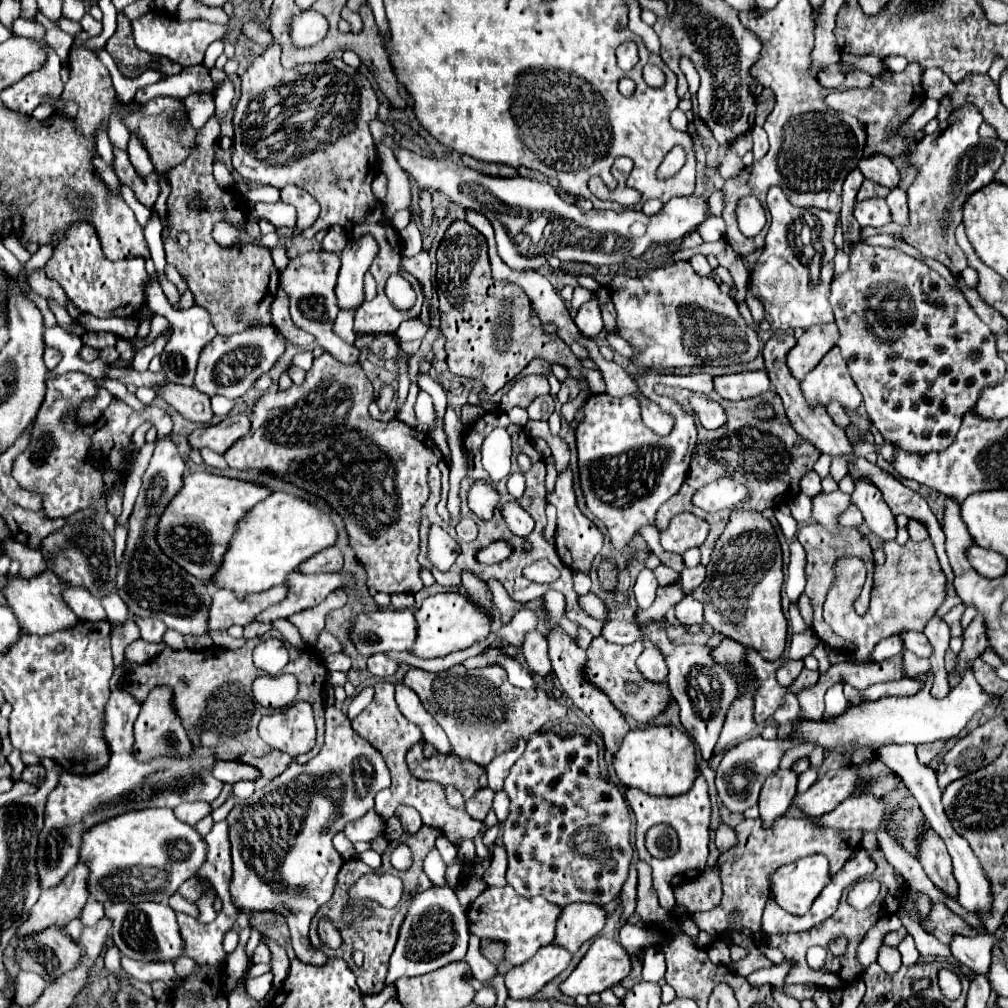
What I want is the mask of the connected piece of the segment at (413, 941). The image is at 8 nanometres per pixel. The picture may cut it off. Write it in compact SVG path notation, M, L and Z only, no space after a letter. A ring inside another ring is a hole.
M430 887L416 893L398 931L386 985L394 985L394 981L402 975L424 975L448 963L462 961L468 949L468 925L464 921L464 913L466 909L458 903L450 887Z

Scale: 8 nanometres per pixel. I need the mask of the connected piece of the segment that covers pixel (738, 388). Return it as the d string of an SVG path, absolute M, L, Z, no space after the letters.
M764 369L744 371L744 373L714 377L714 389L722 399L742 401L742 399L750 399L766 393L770 389L770 381Z

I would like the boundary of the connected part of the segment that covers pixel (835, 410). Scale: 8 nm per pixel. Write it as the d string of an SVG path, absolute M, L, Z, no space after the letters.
M828 405L826 411L828 411L828 415L834 419L834 423L836 423L838 427L842 427L842 429L848 429L848 427L850 427L850 419L848 419L846 411L840 409L840 405Z

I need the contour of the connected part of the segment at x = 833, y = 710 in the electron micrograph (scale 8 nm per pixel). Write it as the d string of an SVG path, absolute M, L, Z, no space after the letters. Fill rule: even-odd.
M838 683L834 687L828 689L826 693L826 709L824 709L824 719L836 719L840 715L844 715L844 709L848 709L848 701L842 693L842 685Z

